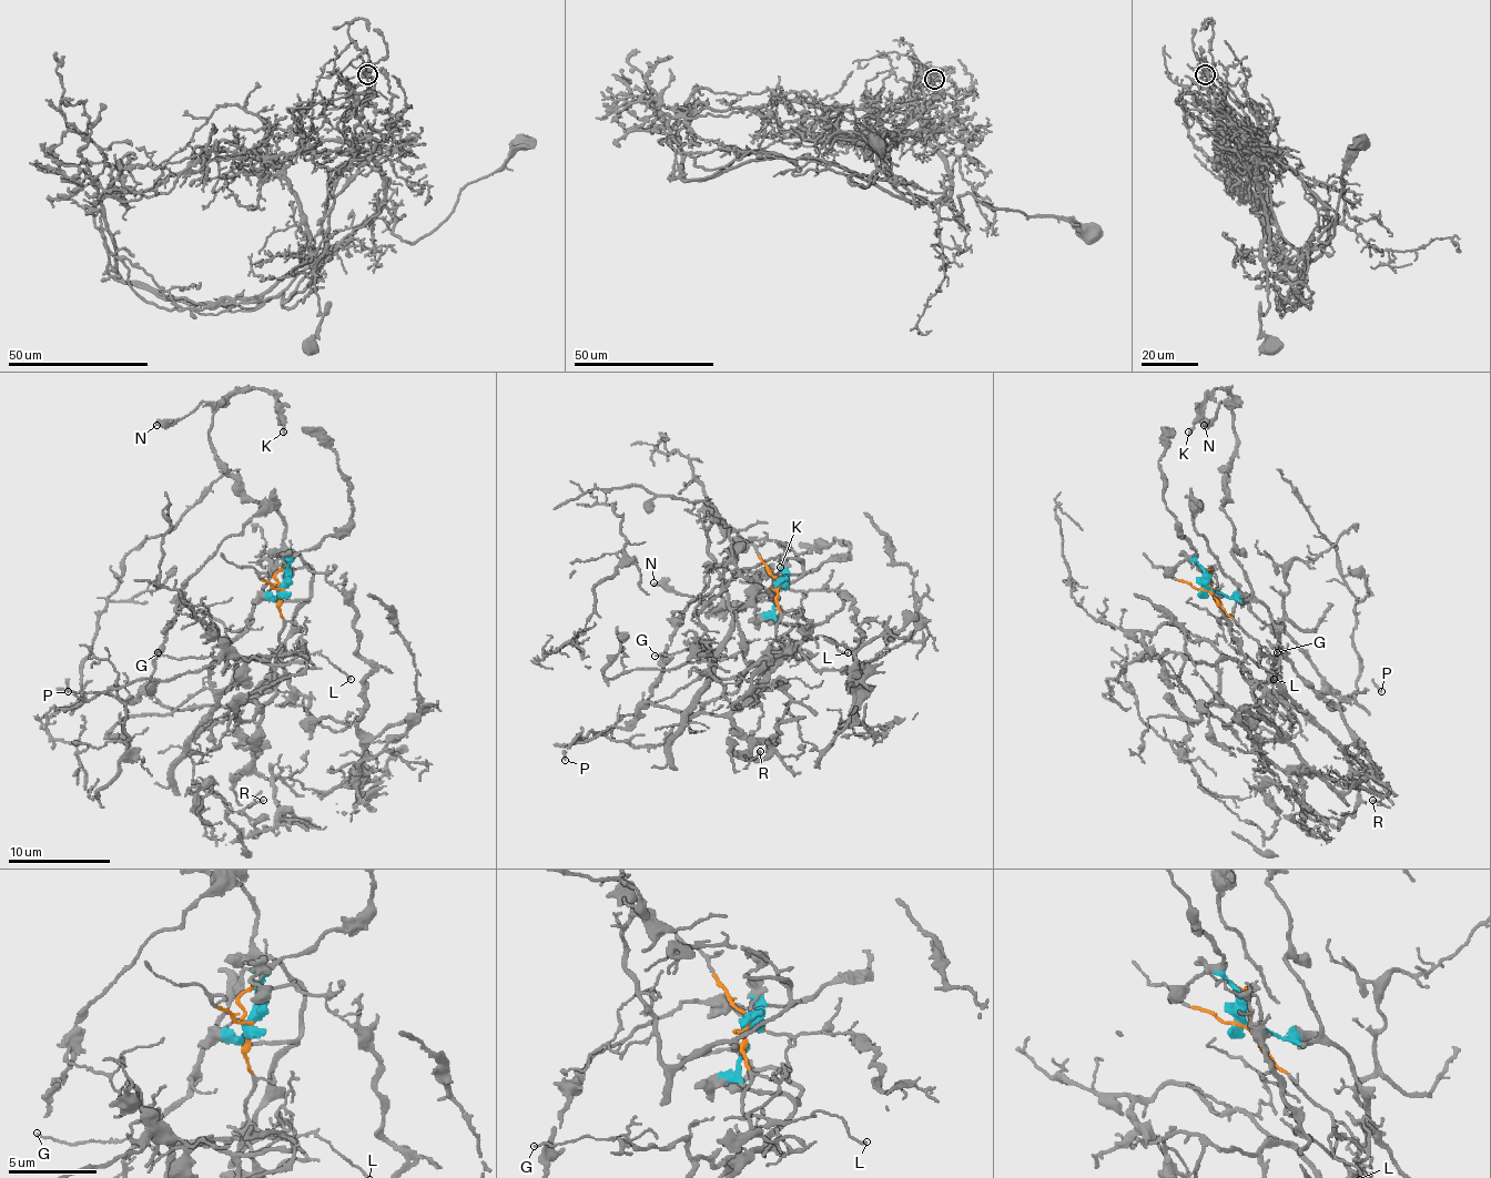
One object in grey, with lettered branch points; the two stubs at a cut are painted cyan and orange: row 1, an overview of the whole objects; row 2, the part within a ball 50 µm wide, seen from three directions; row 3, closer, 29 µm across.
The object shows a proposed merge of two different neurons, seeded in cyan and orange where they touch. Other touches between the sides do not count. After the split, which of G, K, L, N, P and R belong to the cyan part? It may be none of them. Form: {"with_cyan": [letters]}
{"with_cyan": ["K", "N", "P", "R"]}

